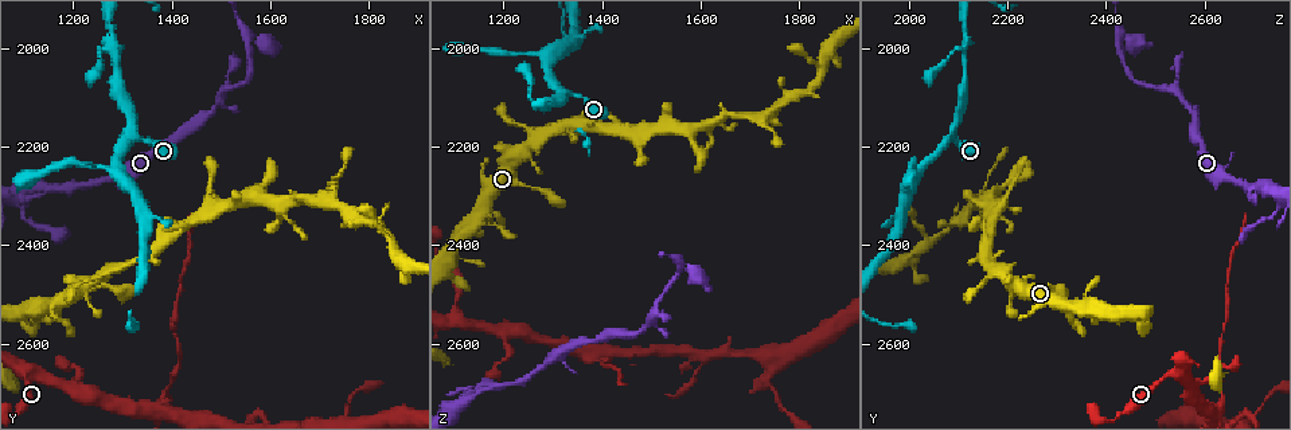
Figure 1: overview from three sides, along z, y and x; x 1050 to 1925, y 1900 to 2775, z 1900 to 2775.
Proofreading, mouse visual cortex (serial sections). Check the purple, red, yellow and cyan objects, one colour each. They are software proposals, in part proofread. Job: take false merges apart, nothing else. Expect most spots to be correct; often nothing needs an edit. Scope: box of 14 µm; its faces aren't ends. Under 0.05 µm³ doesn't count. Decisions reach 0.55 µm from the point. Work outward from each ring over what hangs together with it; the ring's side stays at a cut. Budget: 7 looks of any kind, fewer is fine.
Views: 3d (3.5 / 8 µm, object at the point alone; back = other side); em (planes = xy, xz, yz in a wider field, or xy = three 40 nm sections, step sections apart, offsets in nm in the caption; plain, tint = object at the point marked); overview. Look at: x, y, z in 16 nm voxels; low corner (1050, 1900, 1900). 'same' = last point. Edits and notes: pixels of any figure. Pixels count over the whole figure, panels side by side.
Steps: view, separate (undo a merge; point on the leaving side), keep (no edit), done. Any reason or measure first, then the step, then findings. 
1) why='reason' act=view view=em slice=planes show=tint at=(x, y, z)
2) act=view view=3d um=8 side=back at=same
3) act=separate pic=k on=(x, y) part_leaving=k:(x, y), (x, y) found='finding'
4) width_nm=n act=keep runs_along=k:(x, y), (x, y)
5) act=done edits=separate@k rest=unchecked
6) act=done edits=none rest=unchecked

why='three-way junction' act=view view=3d um=3.5 at=(1460, 2335, 2180)

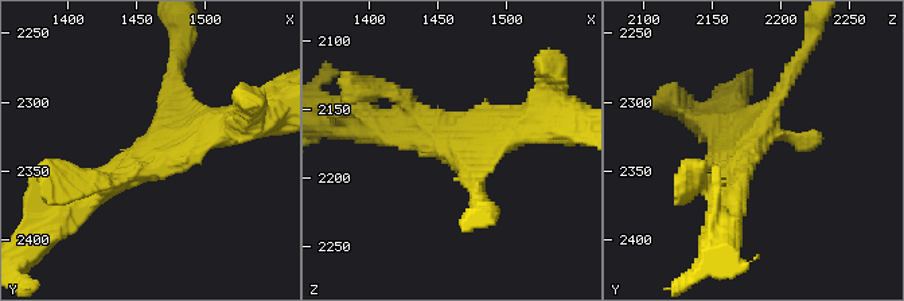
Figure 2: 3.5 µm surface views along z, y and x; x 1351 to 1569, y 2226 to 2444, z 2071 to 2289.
act=view view=em slice=xy step=3 show=tint at=(1460, 2334, 2176)

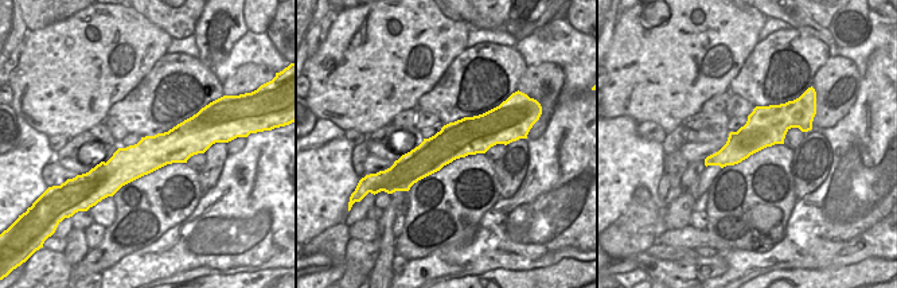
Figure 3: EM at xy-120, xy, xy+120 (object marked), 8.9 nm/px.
act=keep found='one cell here'

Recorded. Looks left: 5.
why='three-way junction' act=view view=3d um=3.5 at=(1710, 2305, 2140)

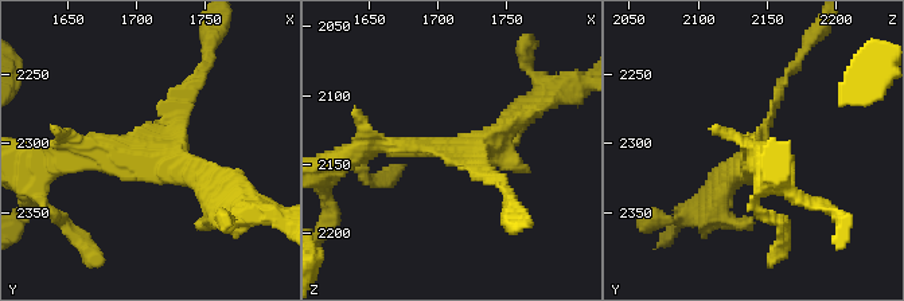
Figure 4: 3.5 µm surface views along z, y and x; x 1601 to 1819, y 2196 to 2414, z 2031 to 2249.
why='need the tissue' act=view view=em slice=xy step=5 show=tint at=(1708, 2310, 2140)

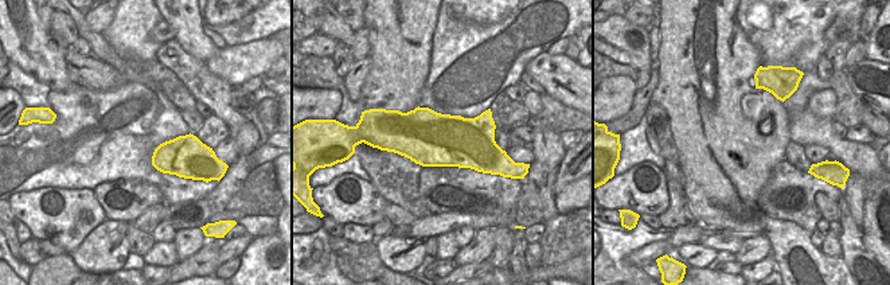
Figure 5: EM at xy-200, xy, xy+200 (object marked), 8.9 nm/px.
act=keep runs_along=4:(61, 152), (168, 160), (218, 198) found='all the same cell'

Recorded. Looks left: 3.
why='three arms meet' act=view view=3d um=3.5 side=back at=(1285, 2010, 2110)

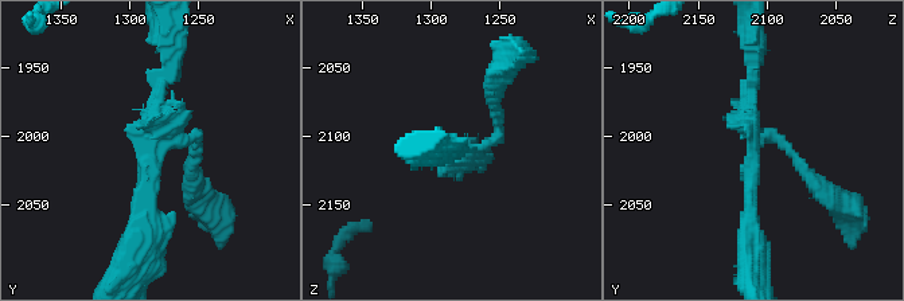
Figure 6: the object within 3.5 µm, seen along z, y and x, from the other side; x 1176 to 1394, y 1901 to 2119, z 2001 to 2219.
arms=3 arm_widths_nm=150,200,250 act=view view=em slice=planes show=tint at=(1284, 2014, 2110)

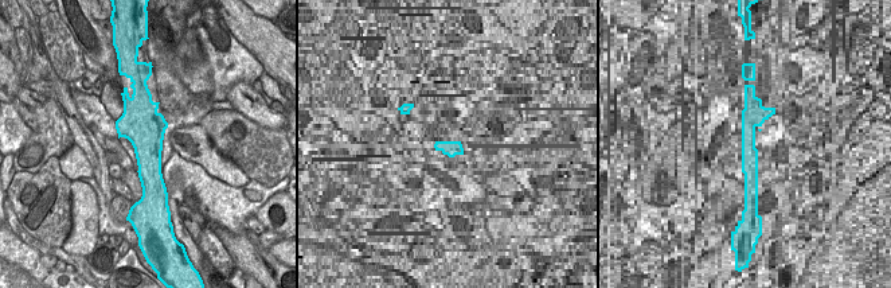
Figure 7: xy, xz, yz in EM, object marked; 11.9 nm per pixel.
act=keep runs_along=6:(141, 249), (149, 141), (166, 71) found='one cell here'

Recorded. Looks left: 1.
act=done edits=none rest=unchecked

